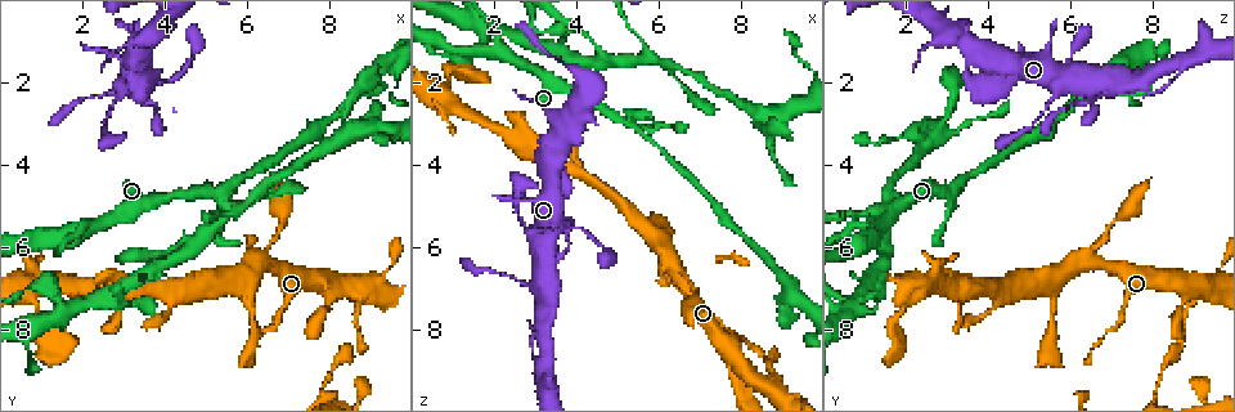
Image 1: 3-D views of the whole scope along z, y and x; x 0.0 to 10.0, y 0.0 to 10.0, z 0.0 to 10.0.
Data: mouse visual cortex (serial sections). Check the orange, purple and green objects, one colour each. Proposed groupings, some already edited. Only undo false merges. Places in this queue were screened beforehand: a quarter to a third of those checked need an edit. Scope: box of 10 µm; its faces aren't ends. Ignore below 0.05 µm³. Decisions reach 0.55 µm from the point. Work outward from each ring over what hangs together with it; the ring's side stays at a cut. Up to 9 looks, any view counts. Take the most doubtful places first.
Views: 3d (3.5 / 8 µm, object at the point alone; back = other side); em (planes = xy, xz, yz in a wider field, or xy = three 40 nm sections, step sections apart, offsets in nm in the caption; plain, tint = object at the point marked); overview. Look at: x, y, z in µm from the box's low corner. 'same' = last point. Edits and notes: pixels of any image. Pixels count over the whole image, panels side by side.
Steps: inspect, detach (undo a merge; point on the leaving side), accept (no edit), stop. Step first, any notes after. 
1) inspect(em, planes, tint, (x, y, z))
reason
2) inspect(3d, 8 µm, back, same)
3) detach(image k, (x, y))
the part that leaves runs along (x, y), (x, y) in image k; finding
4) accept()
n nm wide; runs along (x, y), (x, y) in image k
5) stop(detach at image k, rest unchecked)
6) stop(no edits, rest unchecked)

inspect(3d, 3.5 µm, (2.10, 5.45, 1.20))
side arm on a straight run

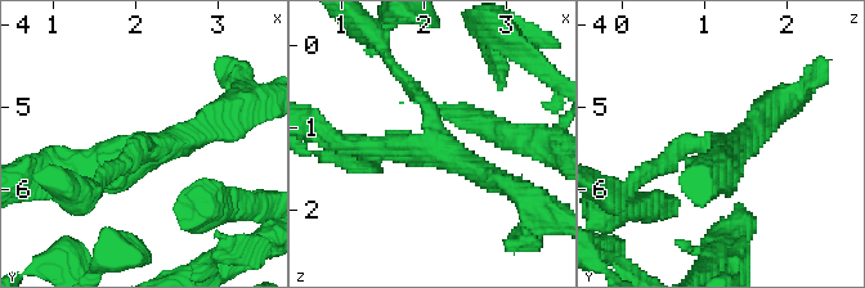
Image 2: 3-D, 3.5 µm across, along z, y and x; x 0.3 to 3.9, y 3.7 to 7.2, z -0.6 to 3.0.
inspect(em, xy, step 3, tint, (2.10, 5.50, 1.25))
3 arms; arms of 200, 300, 300 nm

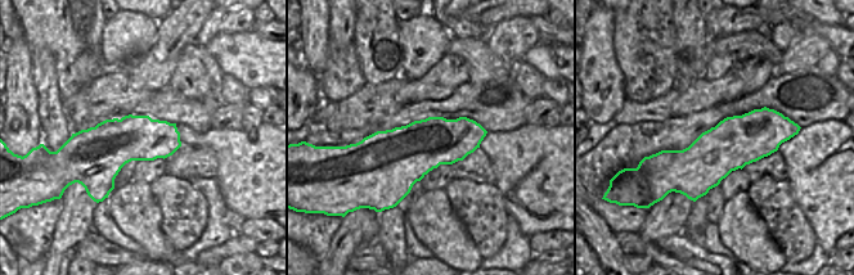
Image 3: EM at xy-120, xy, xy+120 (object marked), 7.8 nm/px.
accept()
runs along (218, 127), (63, 171) in image 2; continuous, no second cell

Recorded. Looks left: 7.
inspect(3d, 3.5 µm, (5.20, 4.65, 2.95))
a fork

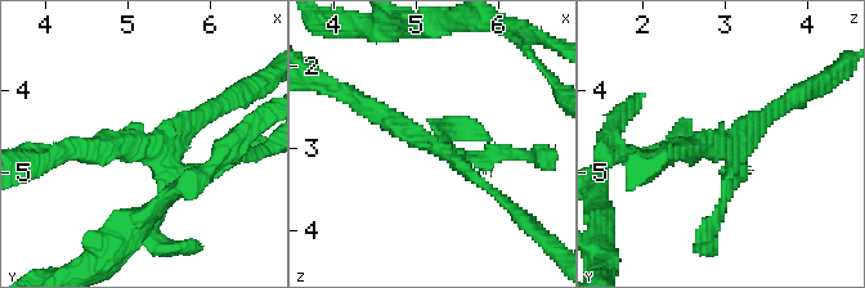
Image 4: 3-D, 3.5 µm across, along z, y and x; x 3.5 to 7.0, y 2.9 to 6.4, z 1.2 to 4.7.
inspect(em, planes, tint, (5.20, 4.65, 3.00))

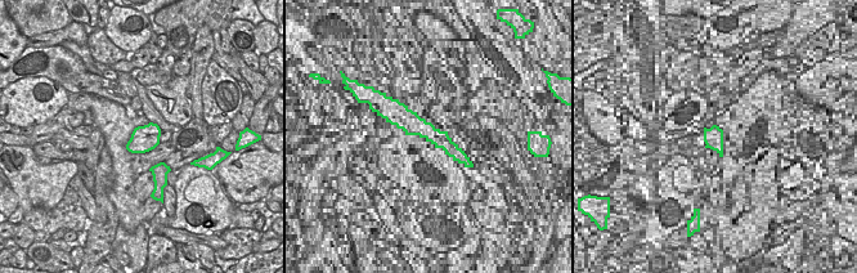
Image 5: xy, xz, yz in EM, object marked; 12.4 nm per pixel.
accept()
runs along (358, 100), (437, 145), (500, 198) in image 4; all the same cell

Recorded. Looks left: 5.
inspect(3d, 3.5 µm, back, (3.45, 1.85, 3.80))
a fork

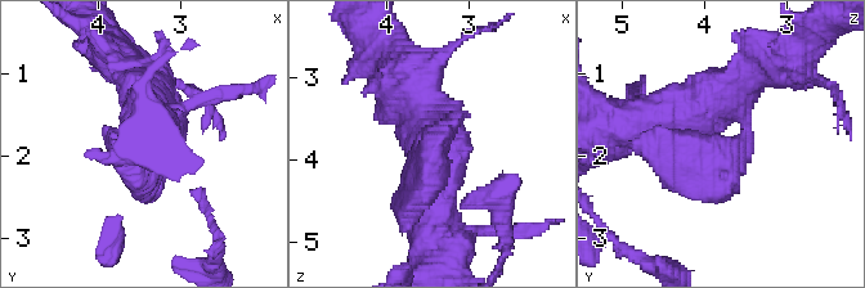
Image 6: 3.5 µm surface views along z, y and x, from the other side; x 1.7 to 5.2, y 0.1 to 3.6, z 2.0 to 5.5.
inspect(em, xy, step 3, tint, same)
need the tissue

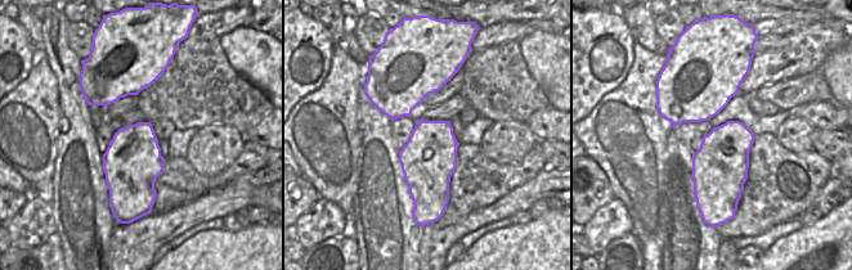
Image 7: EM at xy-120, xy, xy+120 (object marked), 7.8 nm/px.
accept()
runs along (146, 116), (138, 160), (113, 160) in image 6; all the same cell

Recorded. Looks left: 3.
inspect(3d, 3.5 µm, (8.00, 7.35, 8.85))
thick turns thin

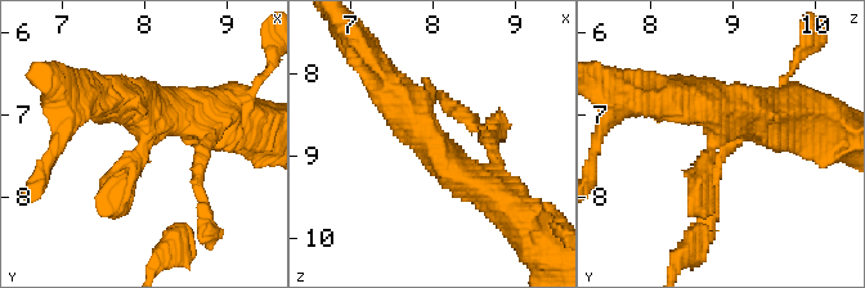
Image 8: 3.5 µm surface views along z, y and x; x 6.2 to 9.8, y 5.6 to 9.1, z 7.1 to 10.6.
inspect(em, planes, tint, (8.00, 7.35, 8.75))
now the EM

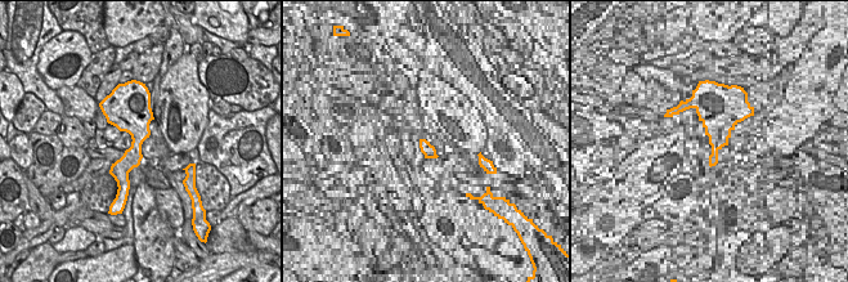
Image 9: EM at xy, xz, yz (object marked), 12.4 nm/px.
accept()
one cell here

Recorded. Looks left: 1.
stop(no edits, rest unchecked)

